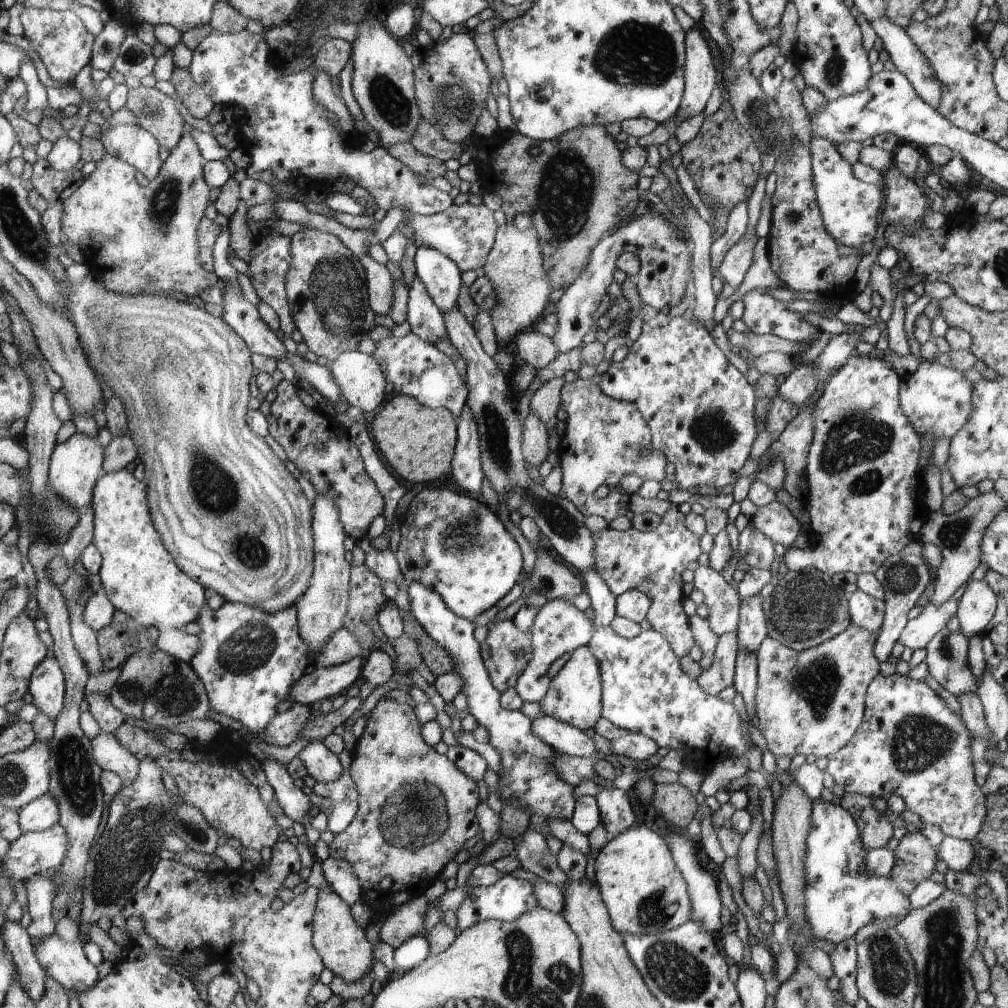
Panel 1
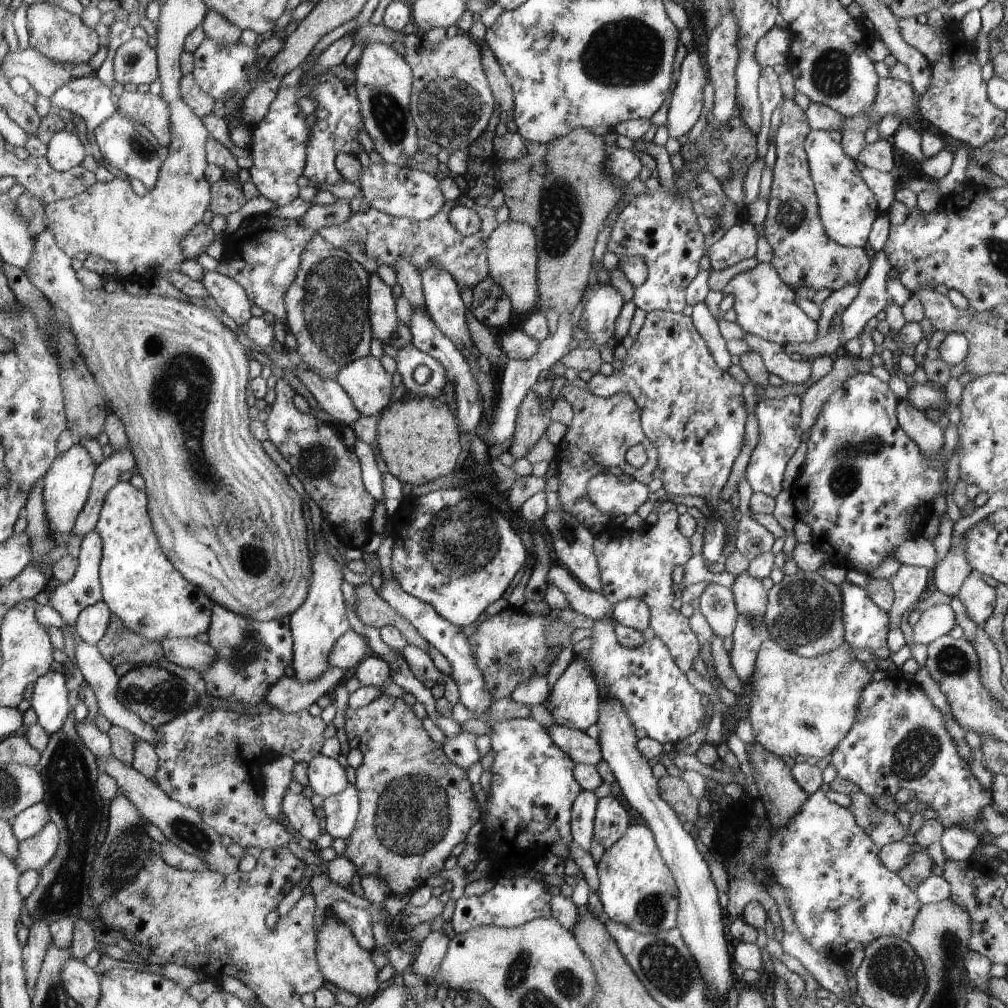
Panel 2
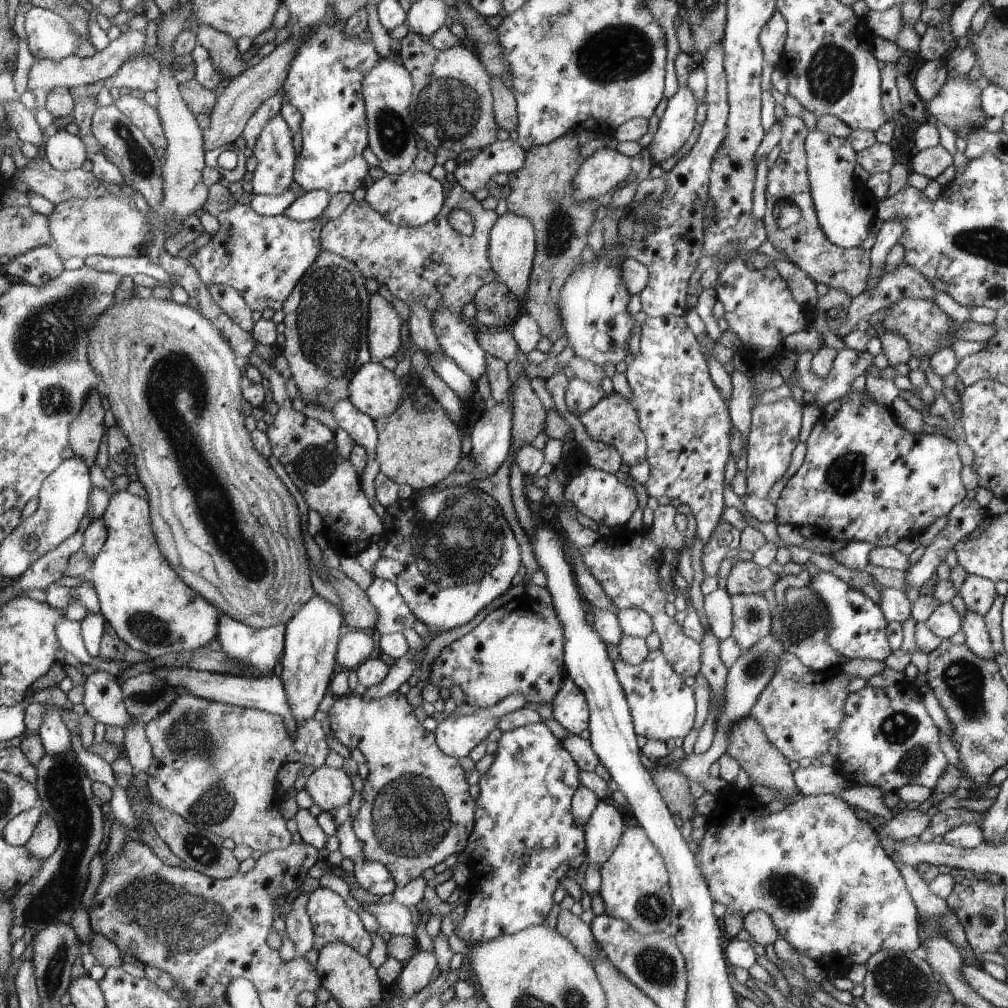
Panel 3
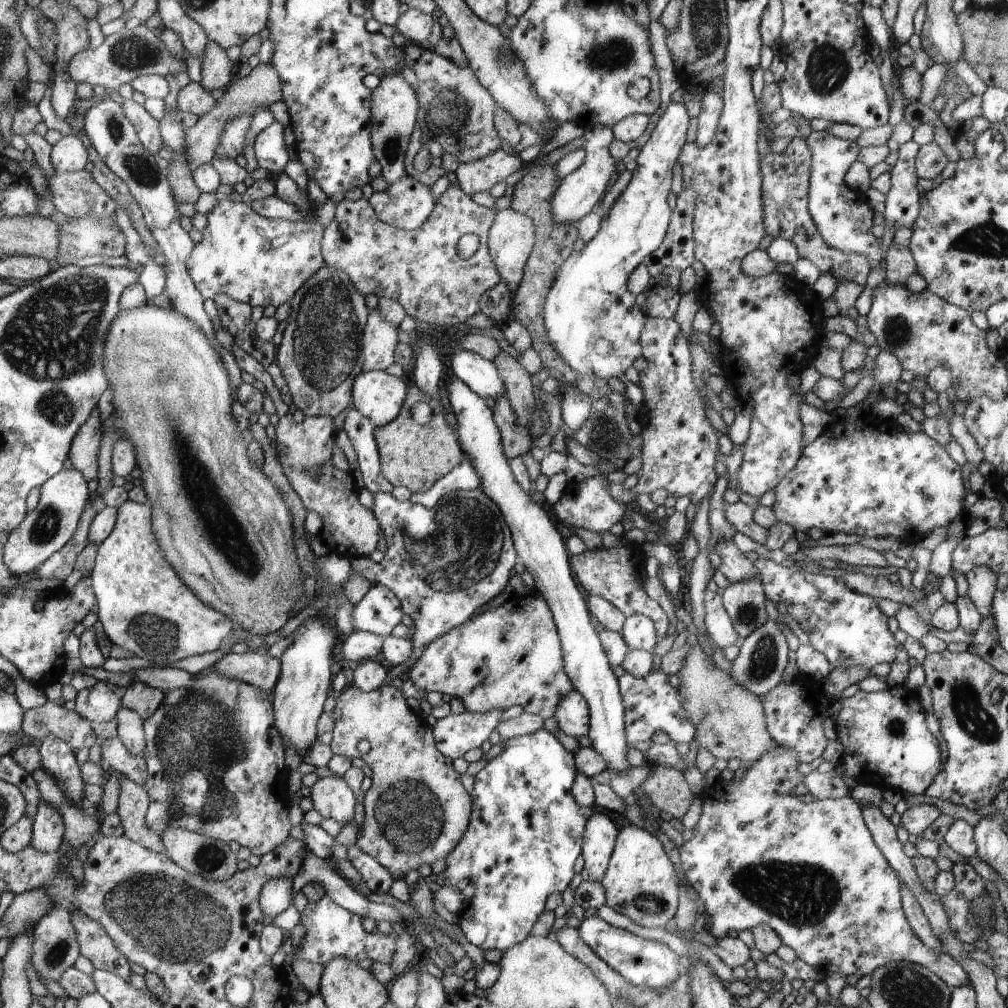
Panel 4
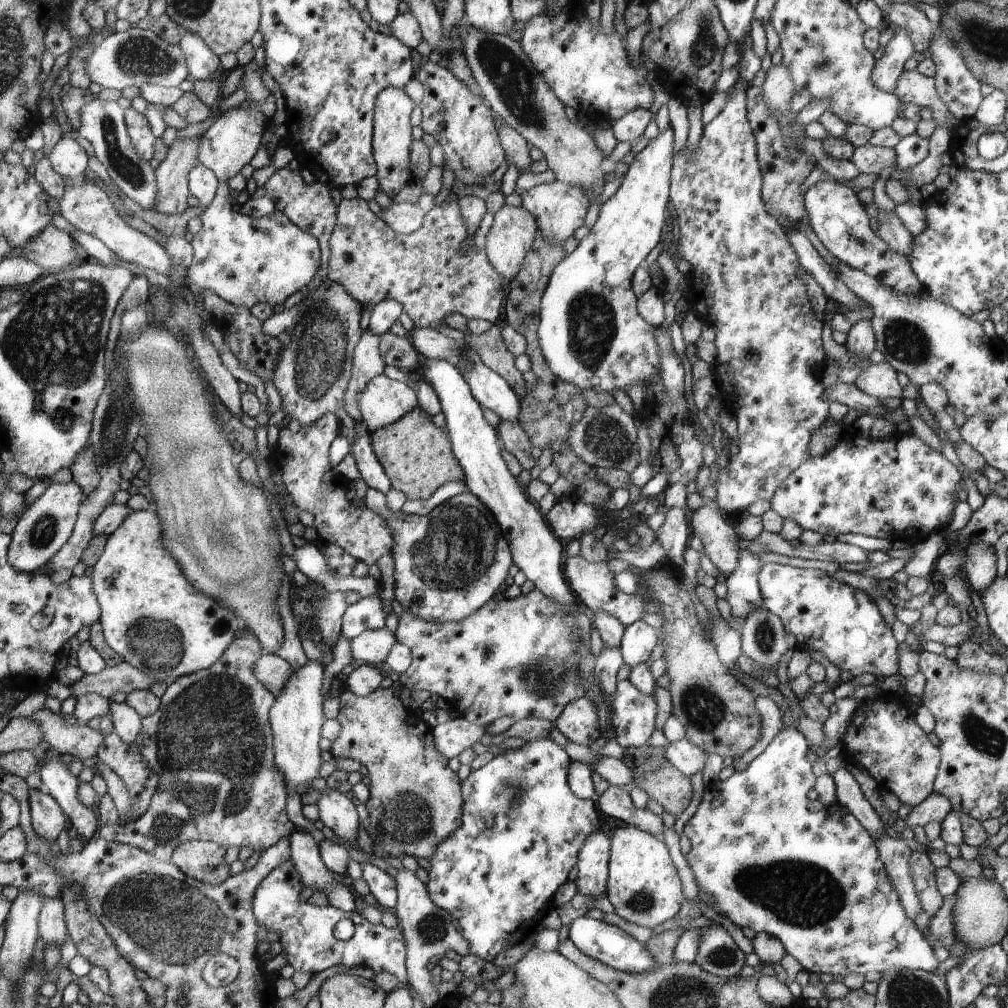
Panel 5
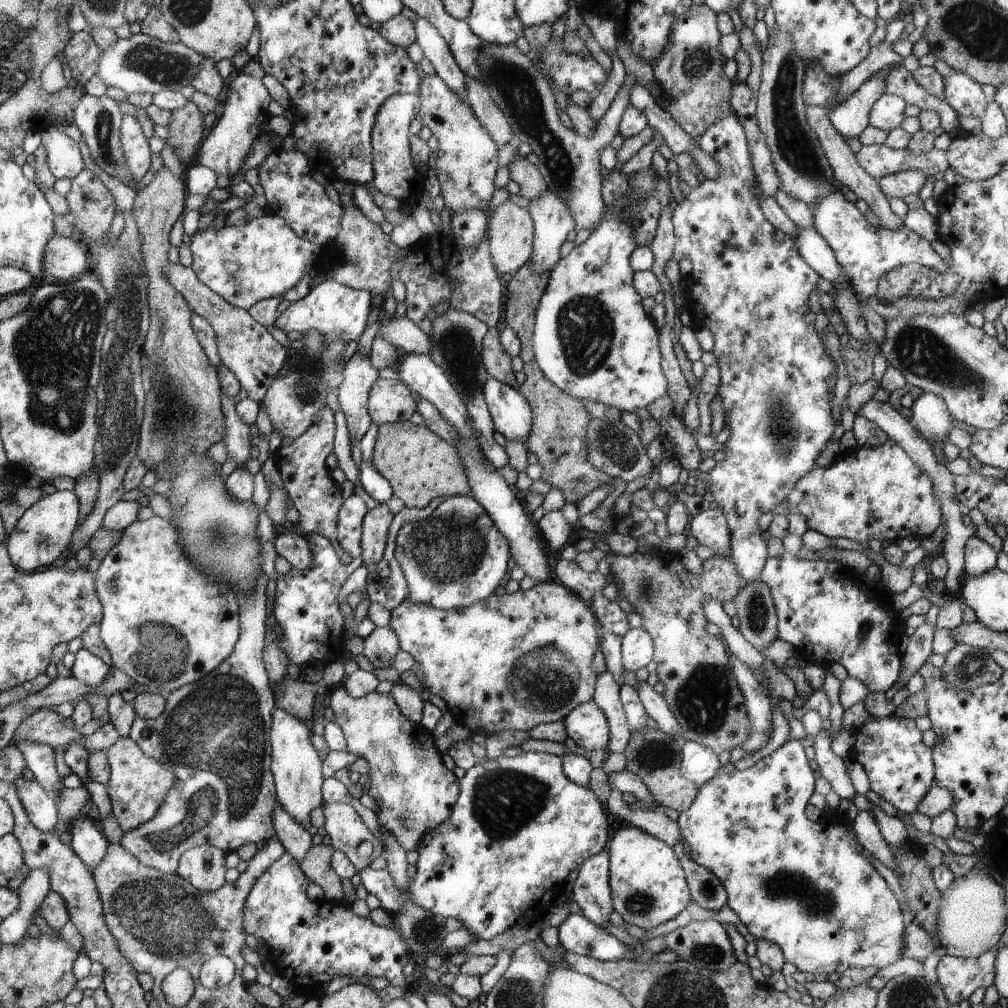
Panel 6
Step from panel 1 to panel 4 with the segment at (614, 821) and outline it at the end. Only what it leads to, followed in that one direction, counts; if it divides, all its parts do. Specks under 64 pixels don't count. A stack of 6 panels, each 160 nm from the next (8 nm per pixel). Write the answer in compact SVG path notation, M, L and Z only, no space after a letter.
M594 812L588 821L585 833L585 846L582 848L582 858L584 859L584 869L582 878L593 882L600 882L608 871L608 860L614 848L616 840L616 826L614 822L604 816Z

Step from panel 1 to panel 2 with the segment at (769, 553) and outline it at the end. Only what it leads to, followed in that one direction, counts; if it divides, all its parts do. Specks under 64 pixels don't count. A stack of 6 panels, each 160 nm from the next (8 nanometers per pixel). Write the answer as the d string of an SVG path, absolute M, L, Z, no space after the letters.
M746 478L738 482L738 494L740 495L739 515L736 520L736 538L734 546L748 561L754 560L766 552L770 552L776 537L768 532L751 515L749 501L753 491Z

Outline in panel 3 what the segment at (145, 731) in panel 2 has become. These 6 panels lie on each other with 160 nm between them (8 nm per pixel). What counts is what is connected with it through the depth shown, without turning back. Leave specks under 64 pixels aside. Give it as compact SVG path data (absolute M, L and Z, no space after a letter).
M97 670L86 677L82 704L96 723L125 729L132 718L124 706L121 686L116 679L106 670Z

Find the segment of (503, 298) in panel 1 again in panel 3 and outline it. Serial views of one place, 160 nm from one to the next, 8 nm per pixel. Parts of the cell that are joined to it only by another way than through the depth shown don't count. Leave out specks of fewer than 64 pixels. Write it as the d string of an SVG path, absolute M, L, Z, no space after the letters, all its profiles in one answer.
M509 211L502 214L489 233L489 260L500 282L519 300L528 292L535 254L536 236L532 222Z

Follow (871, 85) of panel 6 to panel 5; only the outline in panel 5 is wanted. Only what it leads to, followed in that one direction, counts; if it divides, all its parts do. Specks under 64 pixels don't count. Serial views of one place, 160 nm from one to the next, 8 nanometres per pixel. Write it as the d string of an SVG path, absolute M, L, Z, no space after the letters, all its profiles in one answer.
M896 27L896 36L888 42L884 55L875 60L872 80L883 92L893 93L908 58L914 54L914 46L910 35L904 28Z

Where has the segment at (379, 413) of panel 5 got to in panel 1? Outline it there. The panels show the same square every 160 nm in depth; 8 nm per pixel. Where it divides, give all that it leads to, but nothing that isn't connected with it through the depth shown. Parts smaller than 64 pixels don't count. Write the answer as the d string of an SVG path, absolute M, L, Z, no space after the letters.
M350 351L342 353L328 366L349 406L358 406L371 417L383 405L386 380L377 357Z

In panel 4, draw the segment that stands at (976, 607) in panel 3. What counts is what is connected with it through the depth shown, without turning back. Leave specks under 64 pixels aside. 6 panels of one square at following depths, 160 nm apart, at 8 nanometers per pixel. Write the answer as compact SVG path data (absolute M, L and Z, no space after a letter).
M975 566L965 574L970 600L984 618L991 614L992 600L997 592L998 576L988 566Z

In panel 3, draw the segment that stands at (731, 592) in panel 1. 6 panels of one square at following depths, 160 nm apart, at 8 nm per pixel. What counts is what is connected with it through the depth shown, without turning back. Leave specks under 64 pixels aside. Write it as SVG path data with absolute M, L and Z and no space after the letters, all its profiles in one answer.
M718 588L704 598L704 612L710 622L710 631L720 641L731 637L733 630L733 613L731 594Z

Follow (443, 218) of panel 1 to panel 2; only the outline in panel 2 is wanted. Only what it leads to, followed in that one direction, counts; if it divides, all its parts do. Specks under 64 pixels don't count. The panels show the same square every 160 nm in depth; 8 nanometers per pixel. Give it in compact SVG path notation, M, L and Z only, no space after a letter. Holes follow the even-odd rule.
M461 194L456 200L447 201L445 207L433 219L414 221L405 217L387 216L378 210L370 209L366 212L353 213L344 224L322 228L318 231L318 234L328 240L330 244L334 244L334 248L344 249L345 245L352 240L362 242L364 254L368 258L378 262L378 265L386 264L392 269L399 259L404 258L410 260L418 271L430 266L444 268L453 274L458 285L461 286L461 290L464 288L474 289L474 286L480 280L489 277L489 240L499 226L496 222L496 216L494 216L495 211L491 205L487 207L478 206L473 198ZM460 205L466 206L466 208L470 208L478 214L481 226L476 234L462 236L450 224L450 218L448 218L450 210Z

